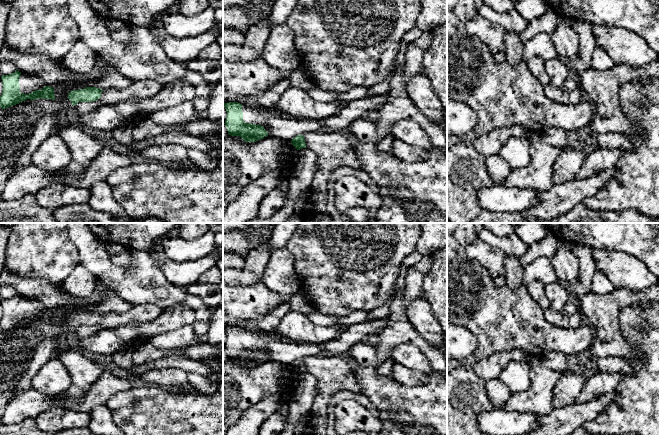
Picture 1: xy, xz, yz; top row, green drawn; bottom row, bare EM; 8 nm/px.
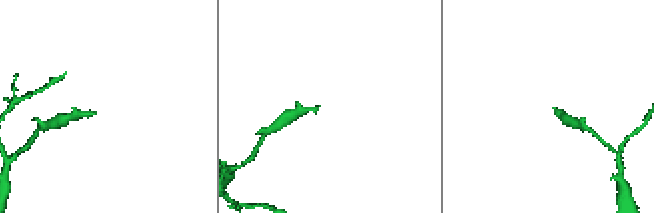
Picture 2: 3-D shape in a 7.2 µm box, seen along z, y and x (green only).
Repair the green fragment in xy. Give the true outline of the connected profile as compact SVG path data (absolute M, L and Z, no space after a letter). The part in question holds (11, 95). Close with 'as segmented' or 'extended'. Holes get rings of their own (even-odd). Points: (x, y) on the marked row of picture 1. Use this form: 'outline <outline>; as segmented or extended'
outline M15 71L1 76L3 90L0 96L0 107L3 109L19 104L27 99L55 100L54 89L45 84L37 75Z; extended

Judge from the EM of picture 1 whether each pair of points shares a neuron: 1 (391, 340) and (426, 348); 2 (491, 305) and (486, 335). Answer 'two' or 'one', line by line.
1: one
2: one

